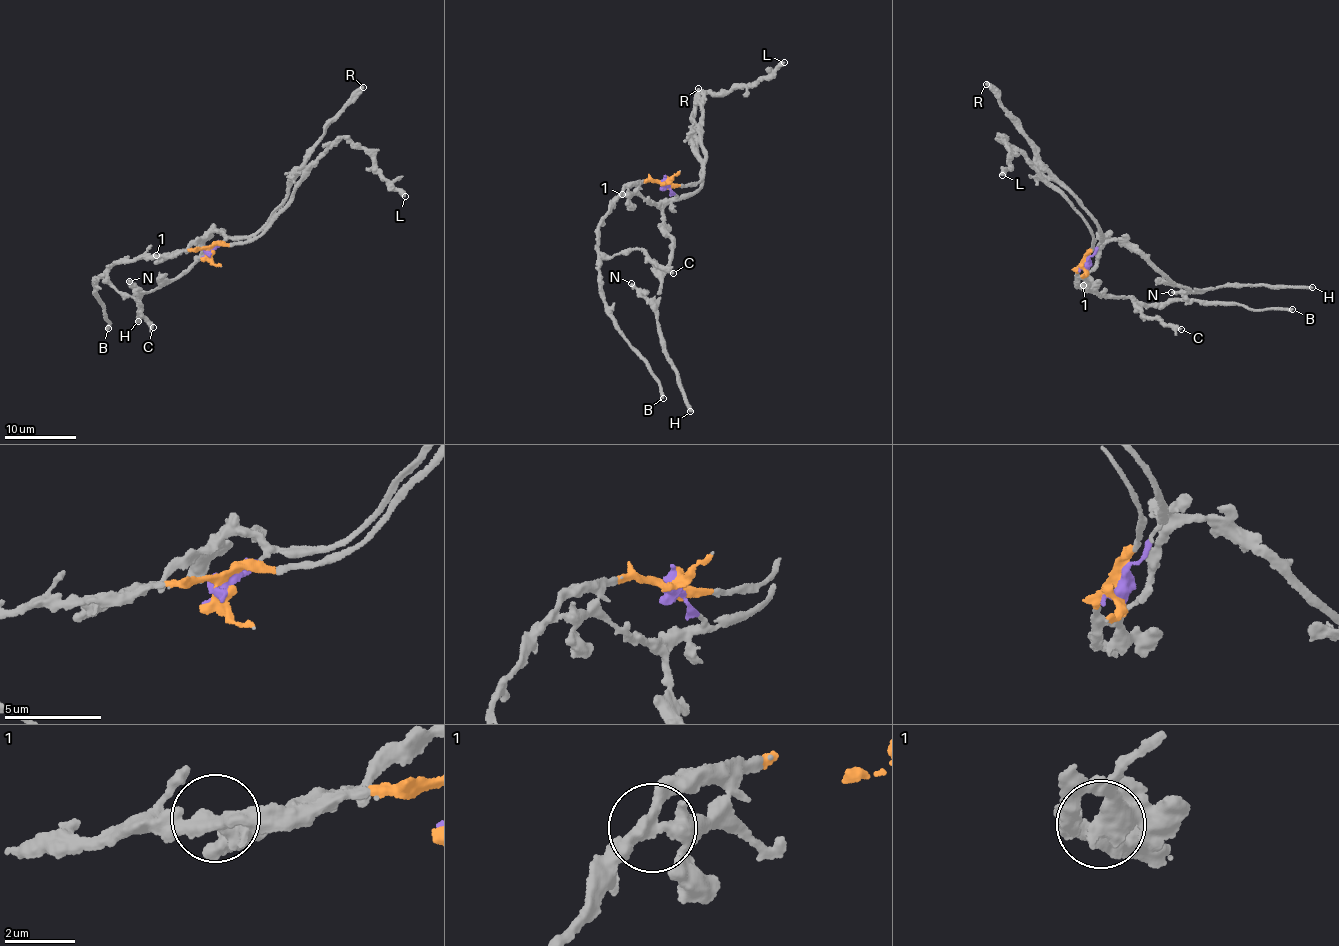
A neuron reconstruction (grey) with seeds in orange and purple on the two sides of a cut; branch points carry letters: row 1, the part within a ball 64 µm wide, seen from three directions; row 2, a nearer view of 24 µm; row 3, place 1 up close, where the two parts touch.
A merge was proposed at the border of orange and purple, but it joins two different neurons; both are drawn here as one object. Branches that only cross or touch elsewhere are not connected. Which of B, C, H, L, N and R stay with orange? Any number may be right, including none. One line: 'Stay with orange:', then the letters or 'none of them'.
Stay with orange: B, C, L

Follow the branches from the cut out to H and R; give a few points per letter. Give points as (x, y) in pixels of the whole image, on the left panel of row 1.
H: (209, 250), (223, 238), (216, 231), (202, 238), (196, 260), (162, 285), (140, 294), (138, 322)
R: (209, 250), (227, 238), (247, 238), (282, 205), (307, 153), (363, 87)

